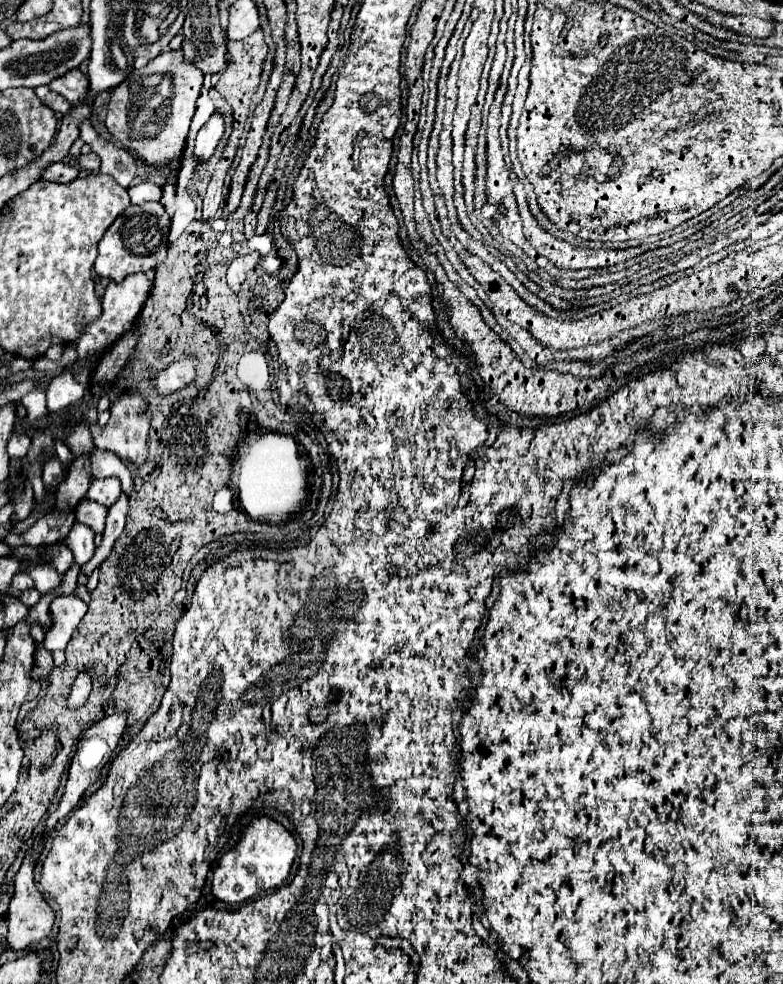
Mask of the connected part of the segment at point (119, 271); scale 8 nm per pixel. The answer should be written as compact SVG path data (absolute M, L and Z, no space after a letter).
M160 203L130 205L126 211L122 211L116 217L116 221L108 227L102 241L98 243L98 257L94 263L94 273L98 277L106 277L120 283L124 281L126 275L140 273L140 271L146 273L150 269L156 269L164 259L168 233L170 233L170 215Z

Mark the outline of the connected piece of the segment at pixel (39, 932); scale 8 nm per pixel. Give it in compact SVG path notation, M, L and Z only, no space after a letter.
M33 850L31 856L25 857L16 877L14 877L14 897L10 901L10 909L8 909L8 943L14 951L22 951L28 945L40 941L42 937L46 937L52 931L54 925L54 909L50 907L50 903L44 899L44 895L36 889L34 885L34 867L40 851Z

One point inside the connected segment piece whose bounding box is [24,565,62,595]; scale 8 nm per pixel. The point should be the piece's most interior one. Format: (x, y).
(46, 578)

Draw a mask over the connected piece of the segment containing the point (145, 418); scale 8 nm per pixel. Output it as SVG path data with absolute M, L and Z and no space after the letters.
M128 389L124 391L110 407L110 421L100 427L100 425L90 425L90 433L94 437L94 447L98 449L106 449L112 451L118 459L122 459L124 463L134 463L134 465L142 465L148 459L148 431L150 431L150 409L148 409L148 401L144 395Z

